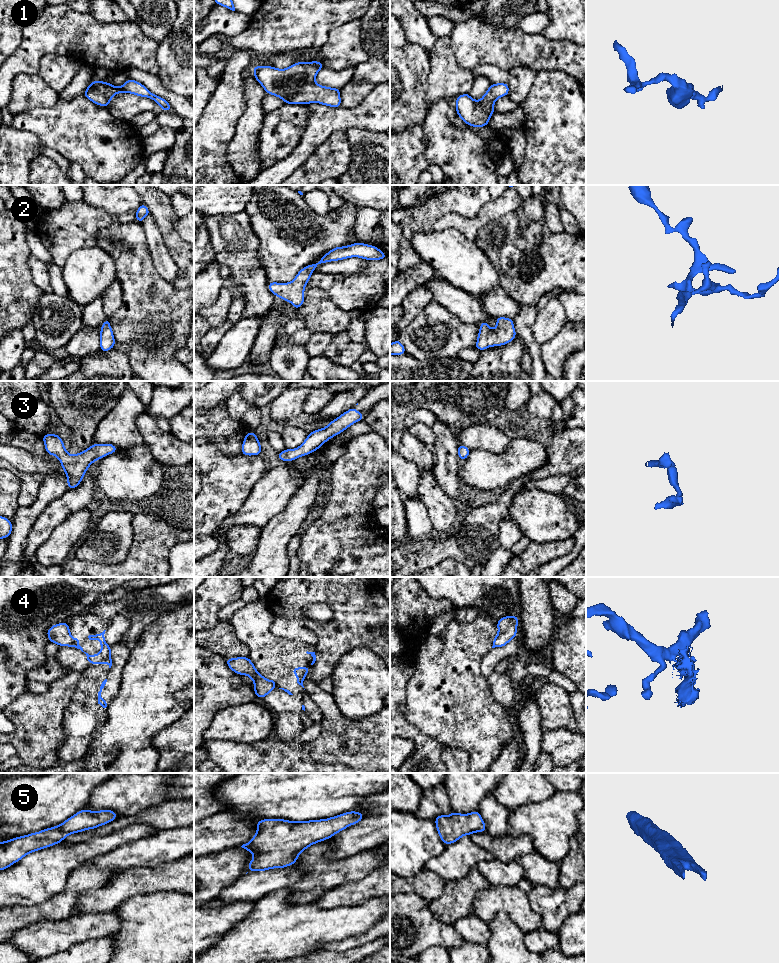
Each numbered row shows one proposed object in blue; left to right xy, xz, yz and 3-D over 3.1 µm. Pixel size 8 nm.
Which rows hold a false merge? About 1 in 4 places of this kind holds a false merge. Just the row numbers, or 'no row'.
4

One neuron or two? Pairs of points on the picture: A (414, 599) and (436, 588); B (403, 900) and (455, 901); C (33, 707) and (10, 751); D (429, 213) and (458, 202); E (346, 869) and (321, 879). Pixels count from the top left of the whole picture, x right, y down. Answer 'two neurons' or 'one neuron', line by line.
A: two neurons
B: two neurons
C: two neurons
D: one neuron
E: one neuron

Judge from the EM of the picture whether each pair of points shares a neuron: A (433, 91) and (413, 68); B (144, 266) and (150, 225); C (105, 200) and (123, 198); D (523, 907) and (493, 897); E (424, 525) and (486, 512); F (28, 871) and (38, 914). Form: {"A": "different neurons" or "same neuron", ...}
{"A": "different neurons", "B": "different neurons", "C": "same neuron", "D": "same neuron", "E": "different neurons", "F": "different neurons"}

